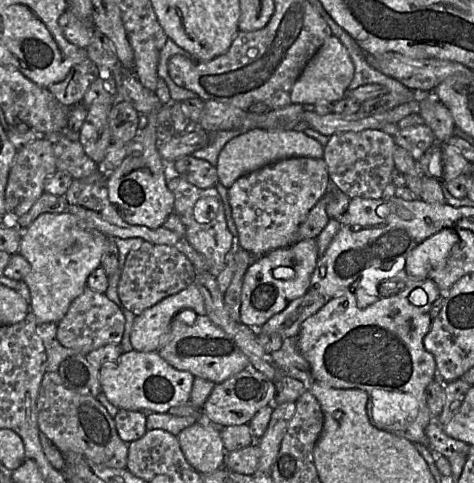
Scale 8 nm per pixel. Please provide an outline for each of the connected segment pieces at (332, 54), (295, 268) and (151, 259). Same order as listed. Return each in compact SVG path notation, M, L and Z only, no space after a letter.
M330 35L306 64L301 75L291 89L291 104L335 103L346 95L346 90L354 76L355 67L347 48L334 35Z
M316 239L300 240L284 248L273 249L260 256L254 256L255 260L248 267L244 278L241 294L241 322L259 332L273 315L281 312L287 305L302 297L310 289L310 278L318 261L318 246Z
M145 241L138 249L128 254L118 285L118 295L123 306L135 316L138 316L164 298L174 295L195 283L195 277L196 270L183 253L166 245L156 245Z

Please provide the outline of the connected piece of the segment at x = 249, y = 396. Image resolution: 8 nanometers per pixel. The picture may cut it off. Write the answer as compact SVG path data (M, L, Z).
M250 367L222 383L215 384L202 411L217 427L249 424L259 410L274 405L274 396L274 381Z

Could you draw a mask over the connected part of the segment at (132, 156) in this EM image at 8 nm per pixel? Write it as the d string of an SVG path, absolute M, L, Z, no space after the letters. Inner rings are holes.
M159 111L147 115L147 125L128 143L128 154L108 178L108 196L119 216L132 225L146 226L150 229L162 227L174 212L175 197L167 186L165 176L166 162L158 151L156 138L157 116Z

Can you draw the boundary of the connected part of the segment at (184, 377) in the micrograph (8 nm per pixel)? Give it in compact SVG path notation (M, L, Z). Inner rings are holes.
M157 352L122 353L113 363L104 364L99 369L101 393L119 410L168 413L177 406L190 402L194 376L178 370L166 362Z

